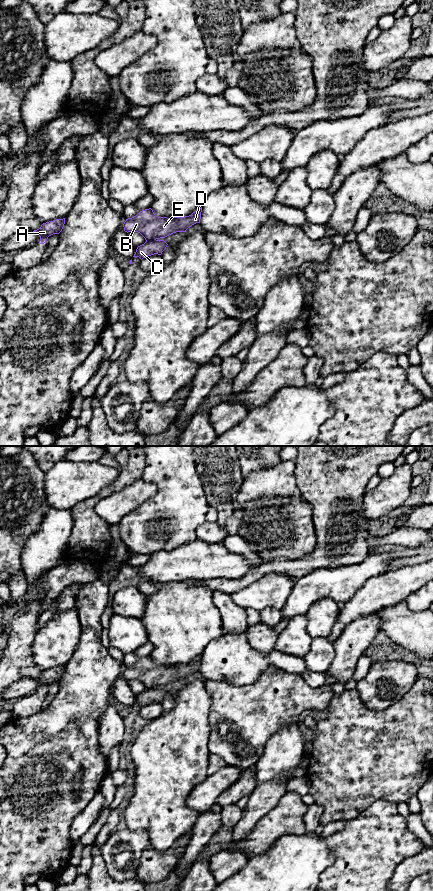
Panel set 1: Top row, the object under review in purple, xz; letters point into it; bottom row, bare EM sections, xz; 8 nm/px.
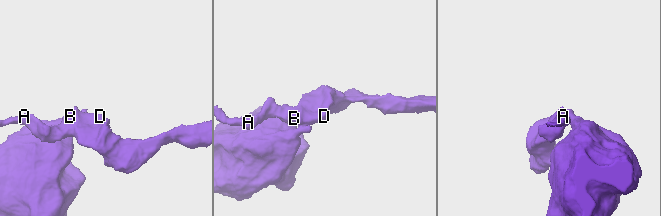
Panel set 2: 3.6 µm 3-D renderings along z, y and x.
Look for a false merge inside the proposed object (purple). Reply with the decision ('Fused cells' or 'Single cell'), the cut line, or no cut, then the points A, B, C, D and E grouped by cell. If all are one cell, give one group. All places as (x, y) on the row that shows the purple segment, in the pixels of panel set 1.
Fused cells. Split along xz (155, 239), (146, 241). Groups: A B D E / C

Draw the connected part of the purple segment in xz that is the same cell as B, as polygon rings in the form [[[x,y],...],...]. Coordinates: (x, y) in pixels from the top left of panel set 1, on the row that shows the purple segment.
[[[202,207],[185,217],[158,217],[151,208],[140,211],[136,216],[126,219],[123,224],[125,232],[138,232],[146,241],[165,238],[176,232],[186,230],[200,223]]]

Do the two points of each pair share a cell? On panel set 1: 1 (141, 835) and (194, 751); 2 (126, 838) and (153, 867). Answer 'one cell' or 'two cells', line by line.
1: two cells
2: two cells

